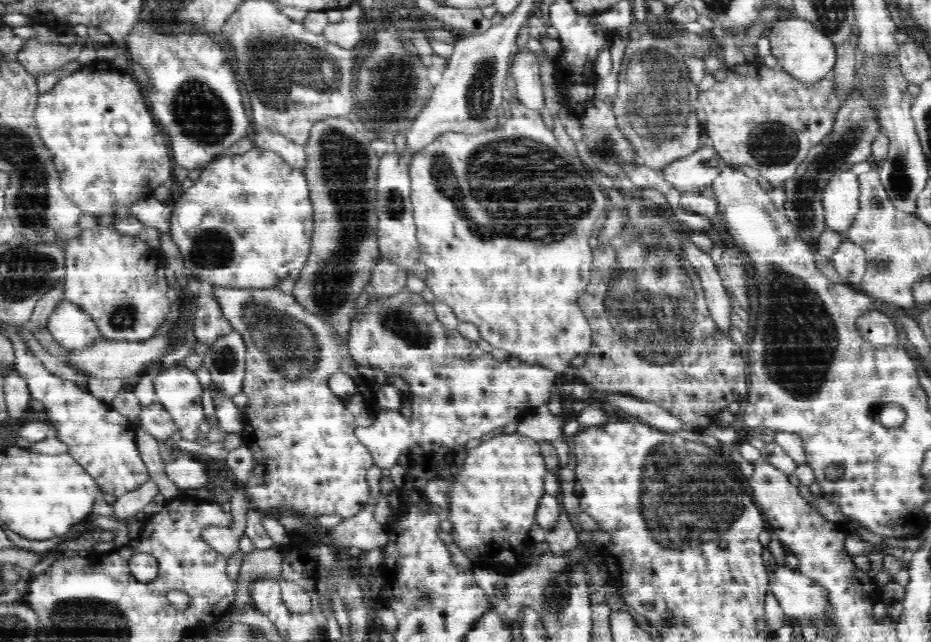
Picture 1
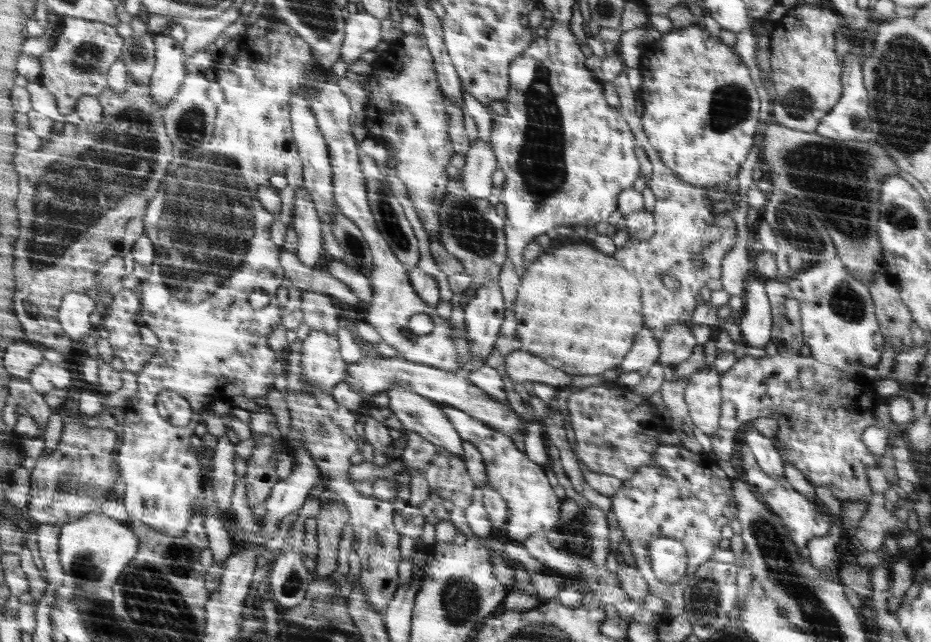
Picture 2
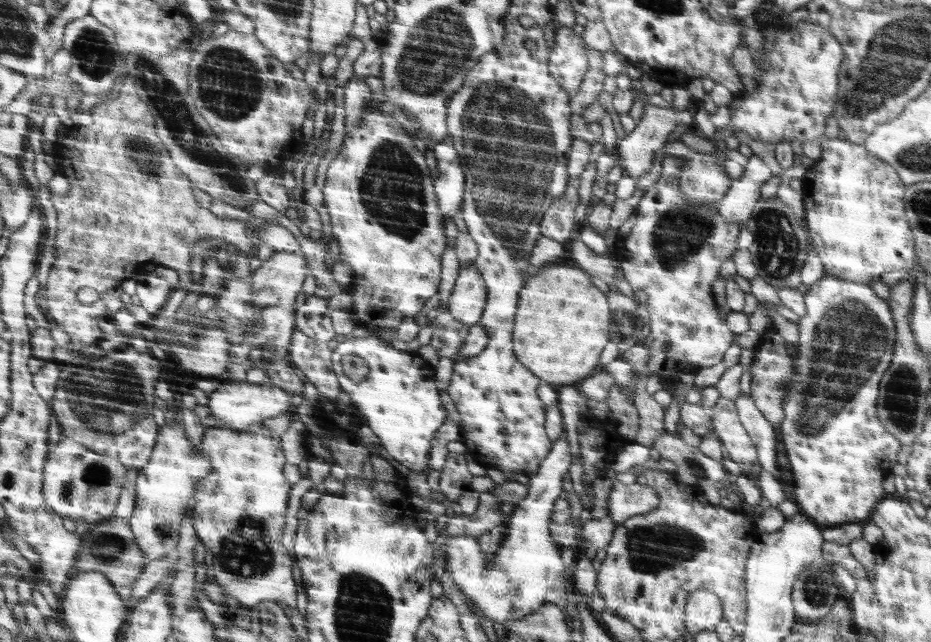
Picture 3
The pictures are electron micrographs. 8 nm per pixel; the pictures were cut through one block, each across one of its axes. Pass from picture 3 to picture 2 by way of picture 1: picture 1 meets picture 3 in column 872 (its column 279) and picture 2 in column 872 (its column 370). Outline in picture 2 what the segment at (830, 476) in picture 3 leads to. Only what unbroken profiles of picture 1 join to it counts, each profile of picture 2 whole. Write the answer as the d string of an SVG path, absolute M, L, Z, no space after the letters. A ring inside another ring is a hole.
M805 350L798 356L784 358L784 356L770 356L756 358L749 355L738 359L728 372L722 373L721 387L724 398L720 428L716 434L708 435L712 452L718 460L730 460L734 452L734 438L740 430L740 426L748 425L748 422L756 418L774 418L778 420L780 428L772 437L773 444L781 453L781 459L792 463L804 474L806 480L813 486L824 486L840 502L848 502L849 506L857 503L862 498L869 501L872 496L870 483L866 476L866 467L879 467L872 449L864 443L864 432L869 426L878 423L876 419L876 406L885 401L874 389L876 378L860 378L860 374L854 374L852 370L838 370L826 364L816 362L814 357Z

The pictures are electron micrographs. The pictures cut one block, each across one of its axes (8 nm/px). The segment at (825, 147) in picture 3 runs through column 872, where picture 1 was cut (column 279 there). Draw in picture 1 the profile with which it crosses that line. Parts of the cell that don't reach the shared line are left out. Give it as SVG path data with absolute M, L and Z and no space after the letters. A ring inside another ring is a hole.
M253 147L249 152L242 154L242 156L235 156L226 151L224 156L218 157L216 161L208 165L208 168L205 168L200 177L194 181L194 186L186 189L186 192L182 196L178 196L174 203L174 210L172 210L169 220L169 234L176 245L178 245L180 253L182 253L186 272L192 274L205 287L213 285L230 288L274 287L278 285L278 282L288 277L290 270L303 270L306 267L308 256L311 252L311 238L315 224L314 207L311 204L311 190L308 190L307 178L304 177L303 172L292 168L275 150Z

